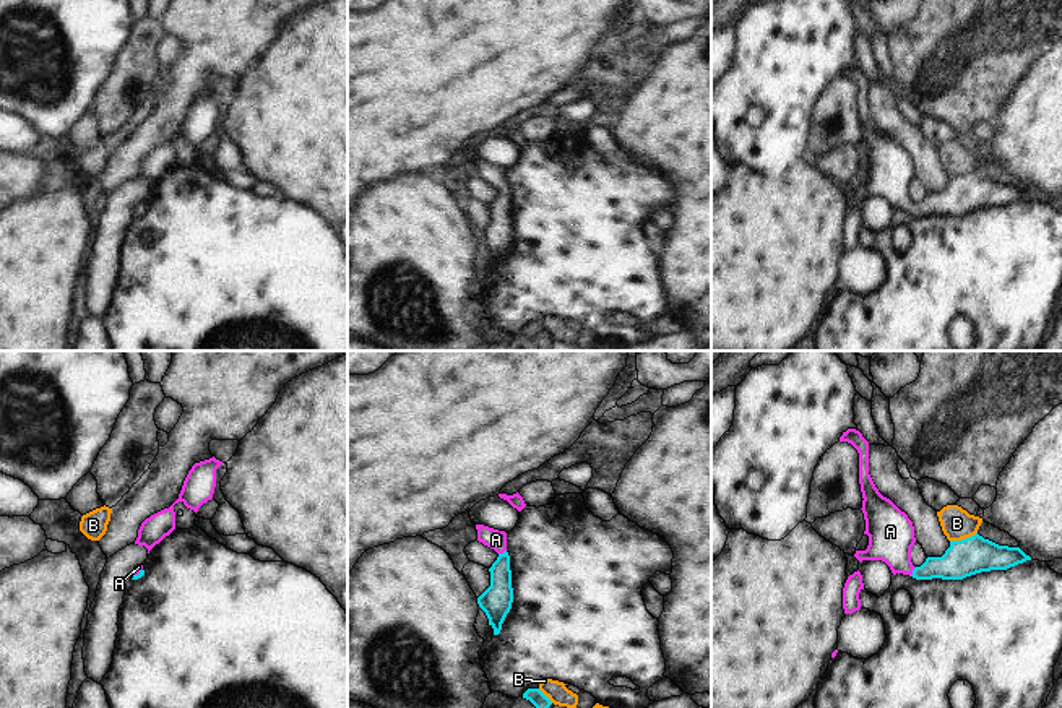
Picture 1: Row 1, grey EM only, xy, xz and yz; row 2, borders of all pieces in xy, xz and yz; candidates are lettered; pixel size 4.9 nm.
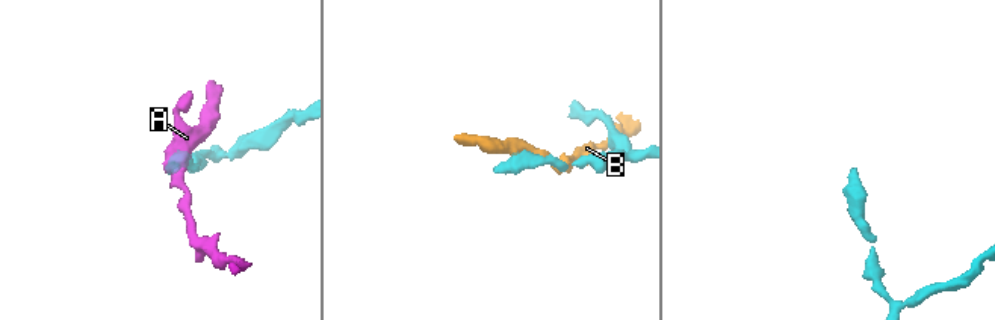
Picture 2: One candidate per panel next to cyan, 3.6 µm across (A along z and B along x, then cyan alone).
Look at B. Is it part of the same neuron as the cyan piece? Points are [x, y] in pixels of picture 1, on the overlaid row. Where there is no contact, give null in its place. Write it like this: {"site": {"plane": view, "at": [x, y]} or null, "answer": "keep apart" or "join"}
{"site": {"plane": "yz", "at": [963, 539]}, "answer": "keep apart"}

